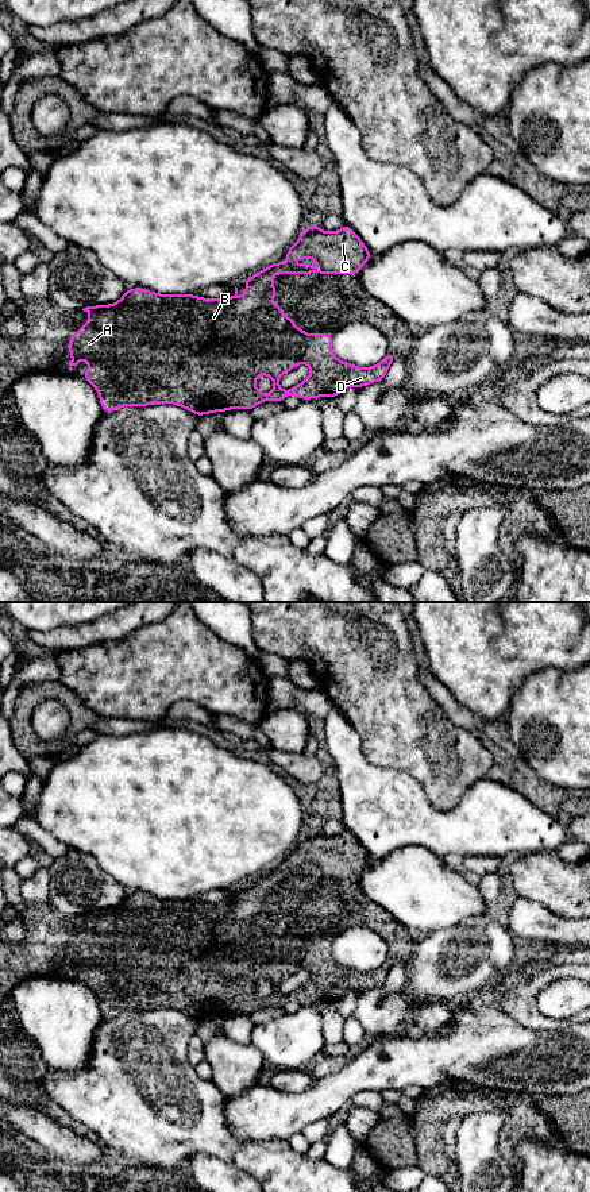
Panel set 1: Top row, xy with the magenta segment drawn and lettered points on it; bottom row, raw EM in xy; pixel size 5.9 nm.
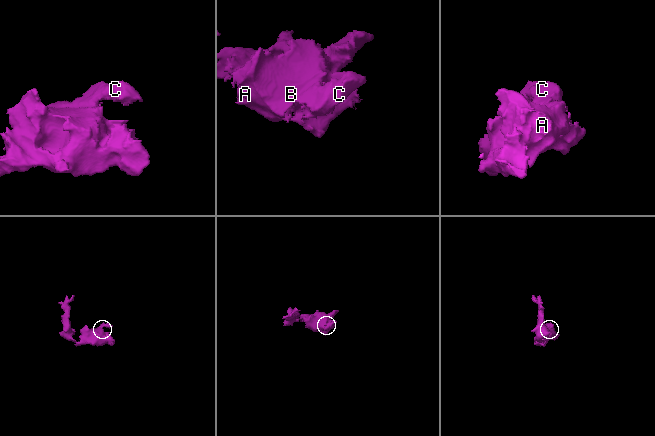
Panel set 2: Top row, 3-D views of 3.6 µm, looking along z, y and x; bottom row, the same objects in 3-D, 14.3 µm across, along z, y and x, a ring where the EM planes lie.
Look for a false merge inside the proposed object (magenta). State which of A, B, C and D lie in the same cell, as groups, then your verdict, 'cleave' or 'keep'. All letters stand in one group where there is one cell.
A B C D | keep

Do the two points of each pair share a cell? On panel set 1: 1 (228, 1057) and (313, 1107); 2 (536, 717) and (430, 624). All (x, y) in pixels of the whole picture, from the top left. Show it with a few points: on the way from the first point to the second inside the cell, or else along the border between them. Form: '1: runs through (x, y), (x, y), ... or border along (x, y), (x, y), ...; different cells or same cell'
1: border along (258, 1081), (245, 1091), (230, 1096); different cells
2: border along (533, 672), (513, 695), (504, 718); different cells

